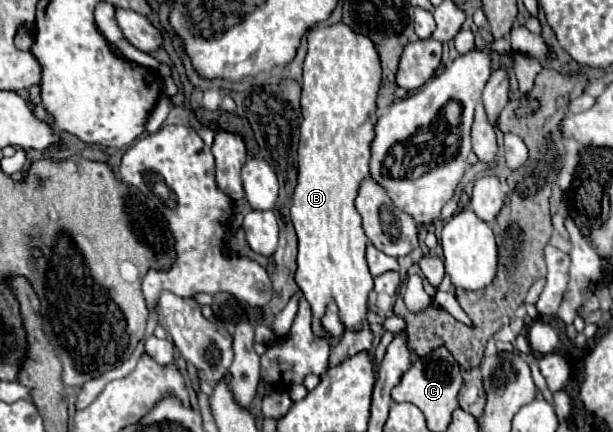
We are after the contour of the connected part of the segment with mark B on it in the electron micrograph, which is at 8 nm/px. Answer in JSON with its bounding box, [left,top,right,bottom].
[291,23,381,335]

